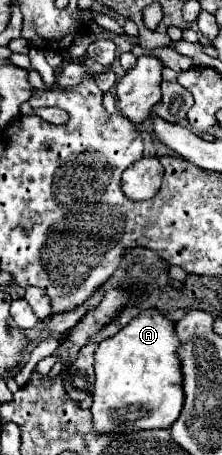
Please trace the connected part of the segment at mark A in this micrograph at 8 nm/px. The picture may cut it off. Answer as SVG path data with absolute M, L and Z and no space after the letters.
M143 311L117 335L103 339L95 351L95 389L93 389L93 431L103 433L123 433L123 431L147 431L147 429L167 429L177 421L183 407L181 391L181 367L177 359L177 335L173 323L165 319L159 311Z

